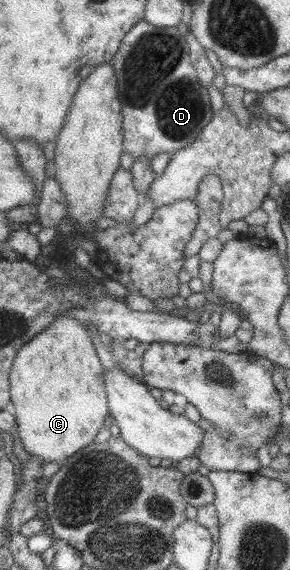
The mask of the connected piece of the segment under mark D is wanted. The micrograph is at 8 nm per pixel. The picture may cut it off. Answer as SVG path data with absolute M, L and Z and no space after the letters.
M142 20L126 33L112 57L123 115L122 148L135 161L162 152L173 155L190 146L212 119L210 96L196 76L189 52L179 27L158 28Z

